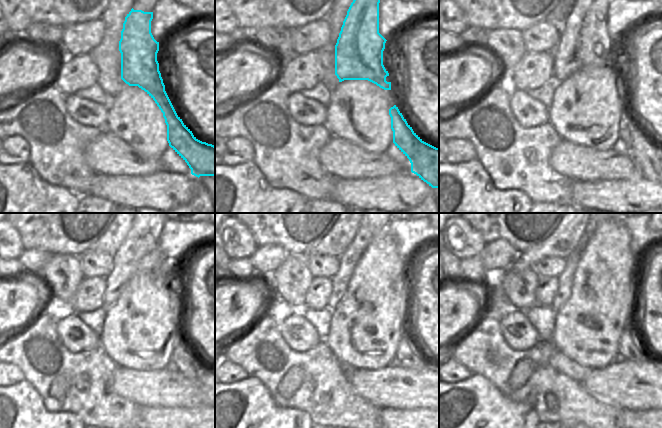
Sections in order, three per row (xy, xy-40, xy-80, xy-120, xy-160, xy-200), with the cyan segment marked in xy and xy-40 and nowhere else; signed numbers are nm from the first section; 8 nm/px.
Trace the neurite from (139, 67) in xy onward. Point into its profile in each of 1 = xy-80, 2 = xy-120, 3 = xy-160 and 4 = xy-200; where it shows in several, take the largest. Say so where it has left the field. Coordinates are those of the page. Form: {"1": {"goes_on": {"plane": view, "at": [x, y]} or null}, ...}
{"1": {"goes_on": {"plane": "xy-80", "at": [585, 41]}}, "2": {"goes_on": {"plane": "xy-120", "at": [143, 236]}}, "3": {"goes_on": {"plane": "xy-160", "at": [347, 262]}}, "4": {"goes_on": {"plane": "xy-200", "at": [565, 279]}}}

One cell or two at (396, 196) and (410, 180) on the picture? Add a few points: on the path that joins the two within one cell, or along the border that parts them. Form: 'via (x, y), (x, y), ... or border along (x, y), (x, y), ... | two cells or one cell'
via (400, 192), (407, 184) | one cell

